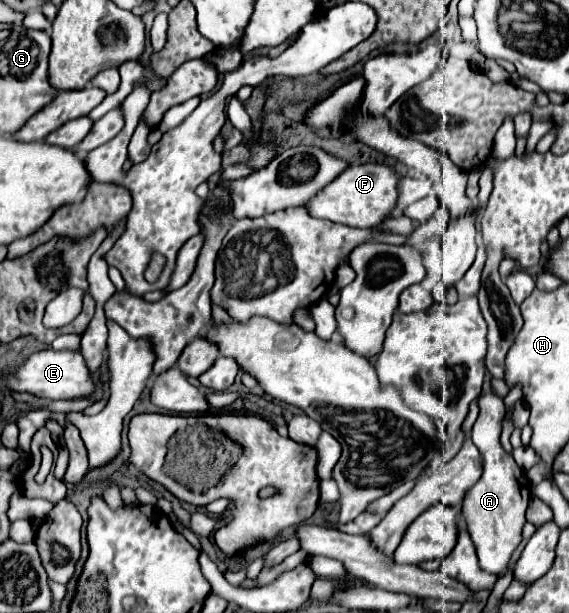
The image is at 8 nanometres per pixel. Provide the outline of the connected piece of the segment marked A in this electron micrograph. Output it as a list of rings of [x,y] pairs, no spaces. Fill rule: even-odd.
[[[487,372],[485,376],[485,386],[477,398],[479,404],[479,418],[473,426],[471,438],[475,446],[483,454],[483,476],[481,480],[467,492],[463,500],[463,520],[467,524],[467,530],[471,534],[471,540],[475,542],[477,556],[479,556],[479,566],[485,572],[491,572],[495,576],[501,576],[509,562],[513,552],[517,550],[519,542],[523,540],[521,532],[527,522],[525,510],[529,504],[531,496],[531,484],[525,478],[523,470],[515,464],[515,460],[501,448],[499,444],[499,434],[501,434],[501,420],[505,416],[505,404],[503,398],[499,398],[493,388],[491,388],[491,376]]]

